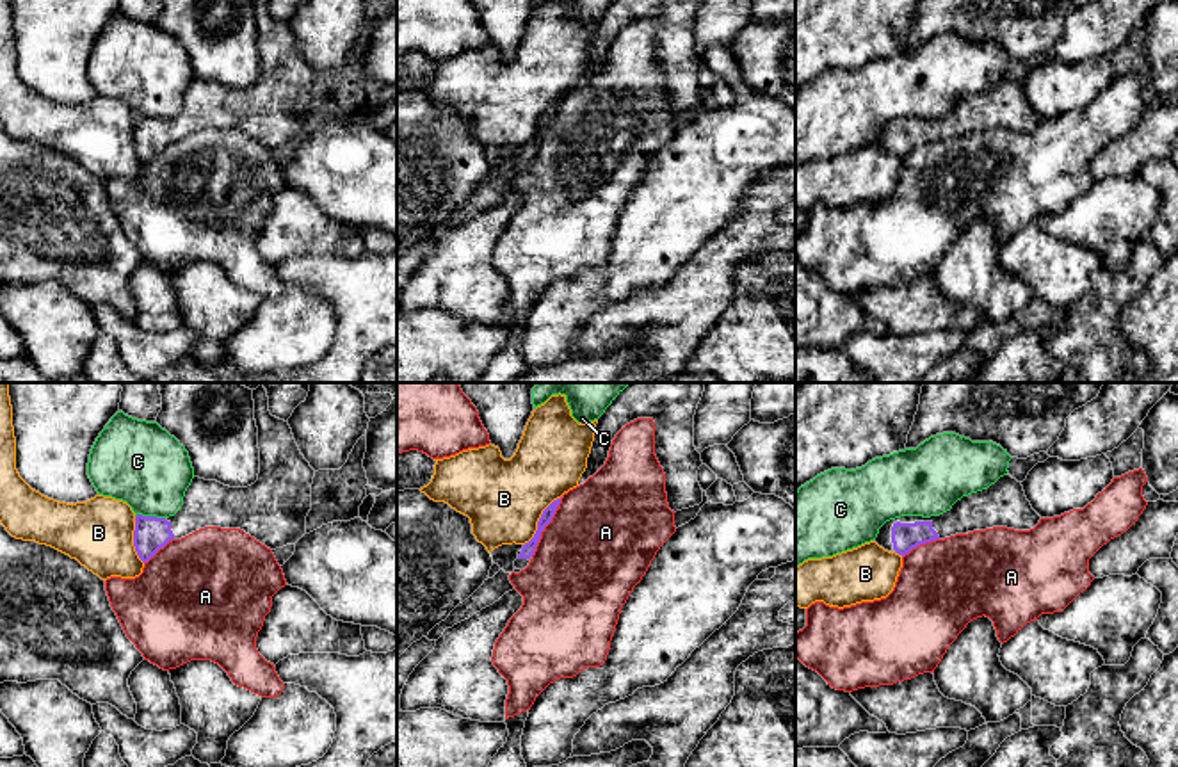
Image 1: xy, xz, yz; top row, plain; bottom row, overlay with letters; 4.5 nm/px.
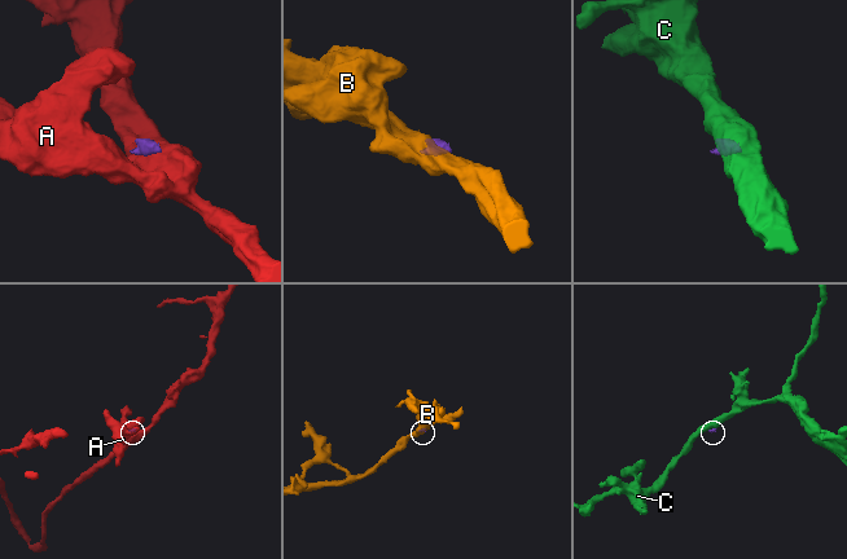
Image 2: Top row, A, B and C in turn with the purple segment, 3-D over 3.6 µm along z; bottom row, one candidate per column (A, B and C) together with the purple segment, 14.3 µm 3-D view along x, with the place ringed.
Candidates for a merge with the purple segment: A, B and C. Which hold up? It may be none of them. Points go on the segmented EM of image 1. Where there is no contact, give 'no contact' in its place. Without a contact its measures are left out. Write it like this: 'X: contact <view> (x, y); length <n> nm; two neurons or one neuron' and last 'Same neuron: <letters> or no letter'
A: contact xz (545, 525); length 300 nm; two neurons
B: contact xz (540, 520); length 280 nm; two neurons
C: contact xy (150, 516); length 140 nm; two neurons
Same neuron: no letter

